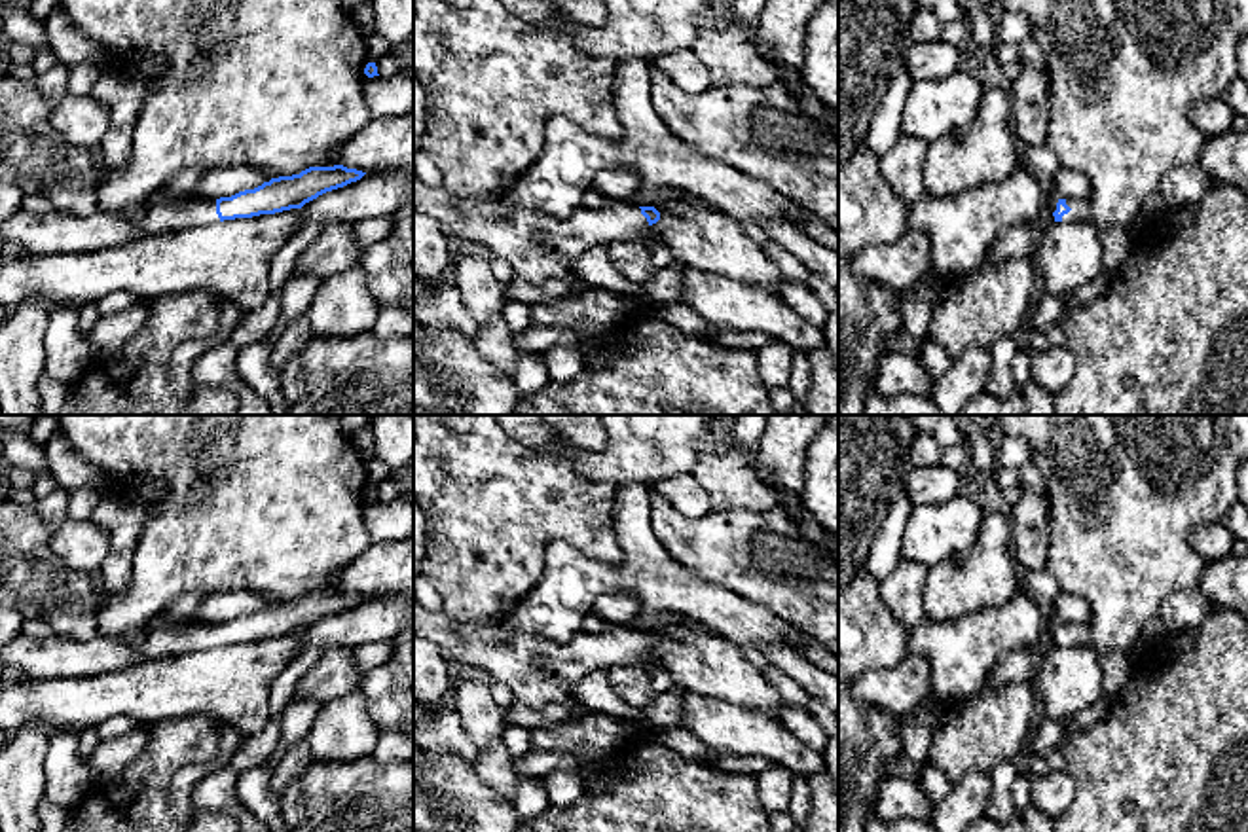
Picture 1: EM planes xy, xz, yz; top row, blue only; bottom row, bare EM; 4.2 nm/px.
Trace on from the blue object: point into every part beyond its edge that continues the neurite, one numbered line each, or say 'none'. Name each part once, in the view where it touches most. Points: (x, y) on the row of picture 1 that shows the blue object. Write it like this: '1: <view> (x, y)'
1: yz (1080, 211)

